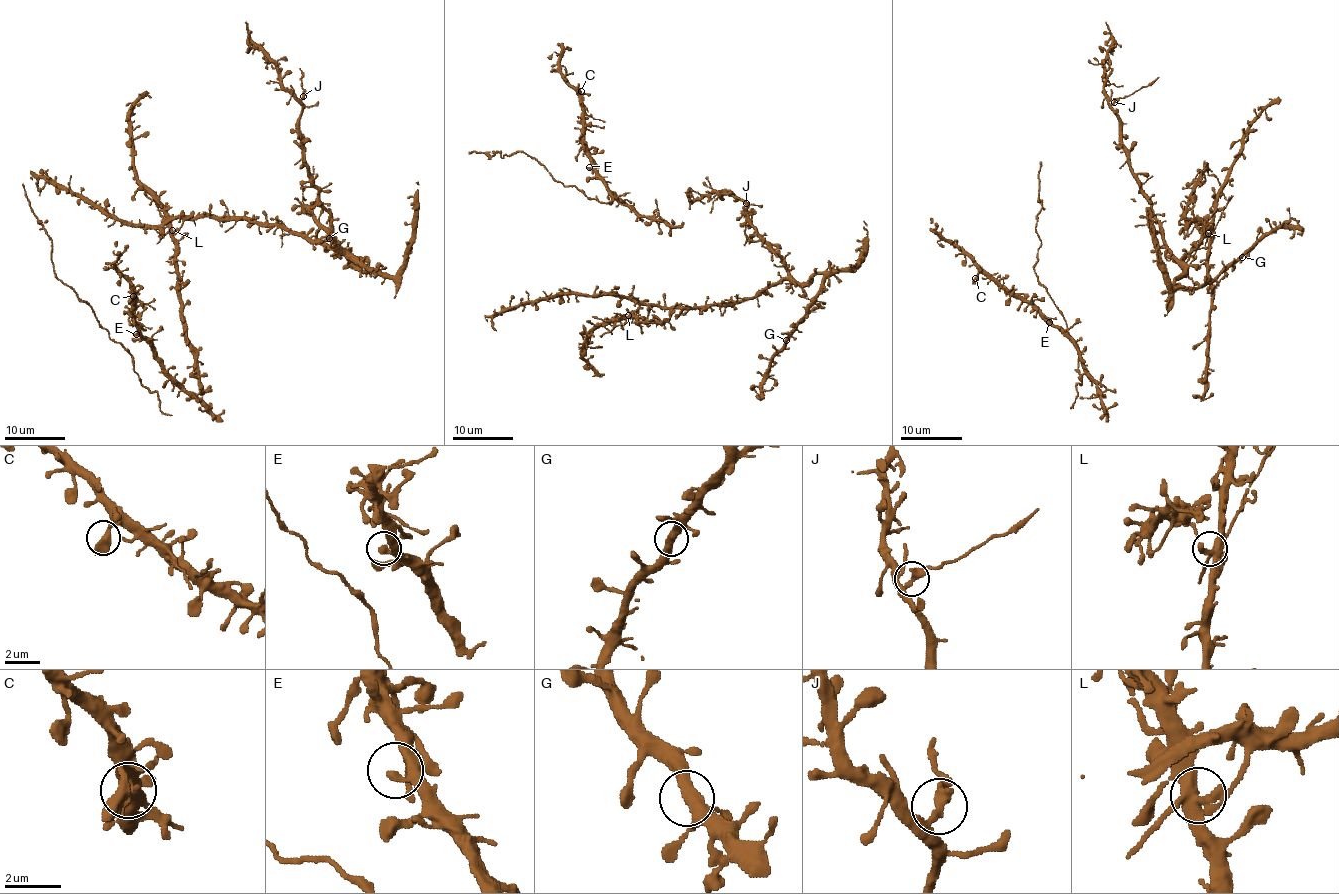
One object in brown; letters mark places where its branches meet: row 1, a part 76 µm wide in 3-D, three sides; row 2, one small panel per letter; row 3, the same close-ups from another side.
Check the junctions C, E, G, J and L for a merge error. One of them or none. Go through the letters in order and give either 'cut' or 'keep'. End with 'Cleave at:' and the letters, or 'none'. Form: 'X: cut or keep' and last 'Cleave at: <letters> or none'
C: keep
E: keep
G: keep
J: cut
L: keep
Cleave at: J

